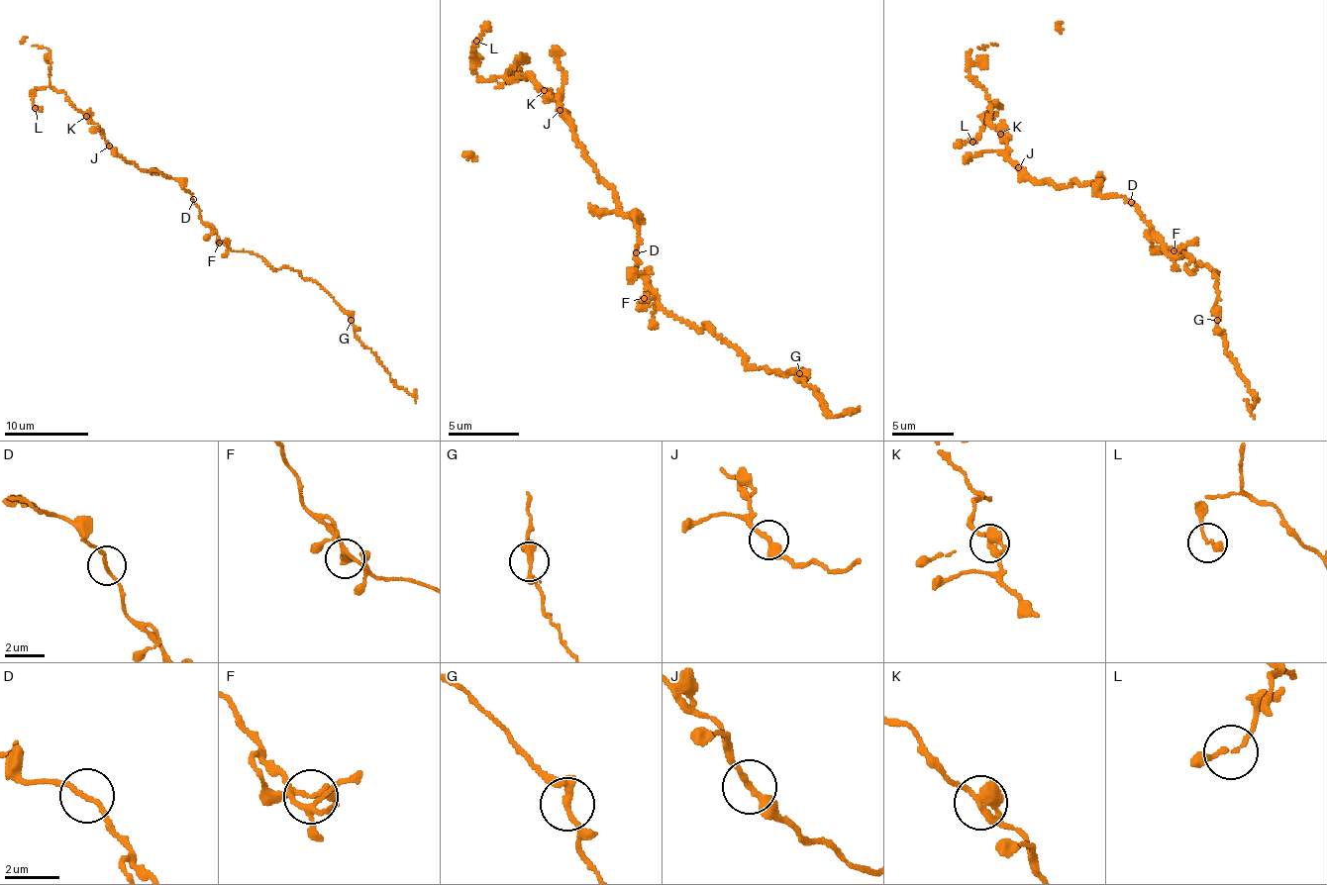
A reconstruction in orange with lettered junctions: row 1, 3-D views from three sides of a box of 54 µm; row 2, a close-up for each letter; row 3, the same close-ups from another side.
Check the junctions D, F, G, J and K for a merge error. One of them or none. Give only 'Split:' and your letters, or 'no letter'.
Split: no letter

